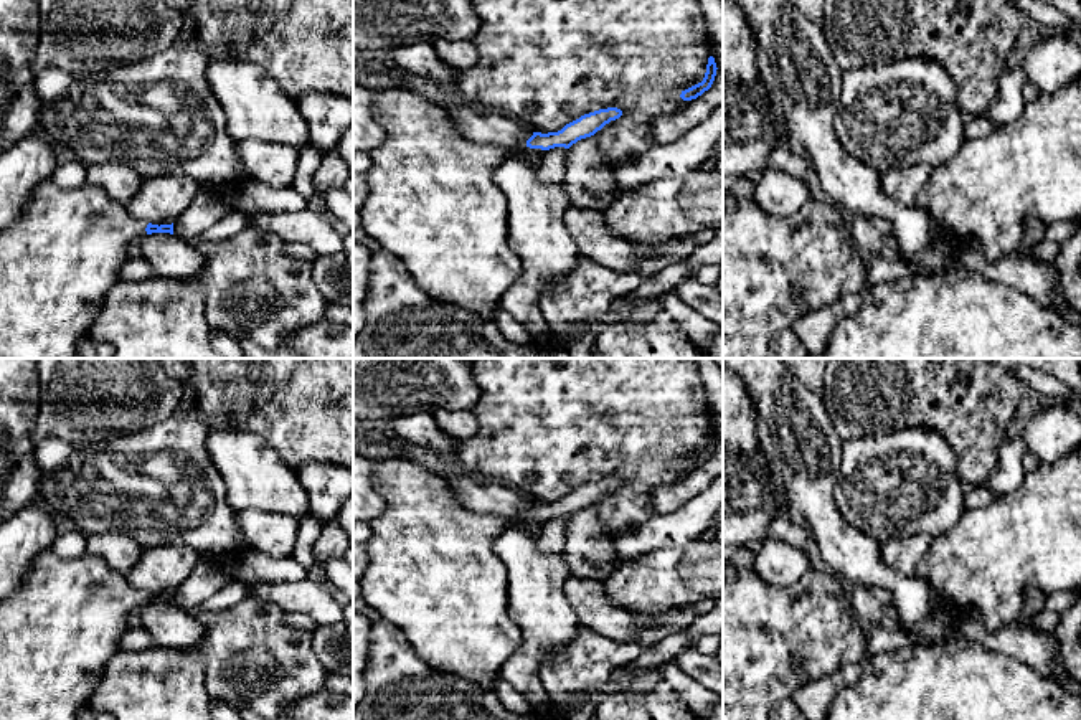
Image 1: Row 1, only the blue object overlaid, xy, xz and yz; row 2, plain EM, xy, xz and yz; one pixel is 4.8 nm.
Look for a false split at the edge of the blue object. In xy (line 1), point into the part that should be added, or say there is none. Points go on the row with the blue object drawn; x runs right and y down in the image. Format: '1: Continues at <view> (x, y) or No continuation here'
1: Continues at xy (61, 256)

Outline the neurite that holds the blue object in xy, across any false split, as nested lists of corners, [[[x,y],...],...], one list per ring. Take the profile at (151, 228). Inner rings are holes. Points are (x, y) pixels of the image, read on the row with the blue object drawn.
[[[46,180],[38,185],[20,218],[0,234],[0,358],[76,358],[79,339],[89,332],[101,301],[135,253],[134,243],[152,233],[173,234],[173,223],[158,226],[137,220],[125,205],[89,183],[63,188]]]

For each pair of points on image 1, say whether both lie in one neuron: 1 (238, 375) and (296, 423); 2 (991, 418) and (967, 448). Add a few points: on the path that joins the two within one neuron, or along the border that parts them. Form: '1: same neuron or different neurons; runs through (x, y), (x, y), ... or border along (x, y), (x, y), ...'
1: same neuron; runs through (253, 382), (281, 408)
2: same neuron; runs through (984, 425), (976, 433), (974, 441)

